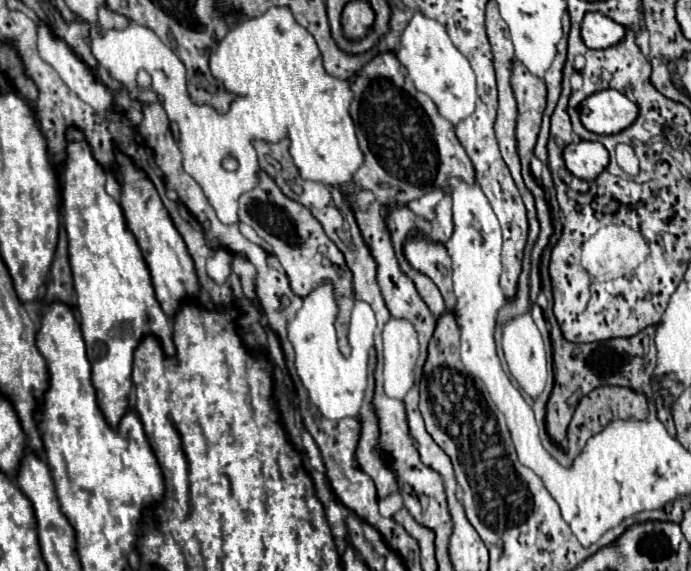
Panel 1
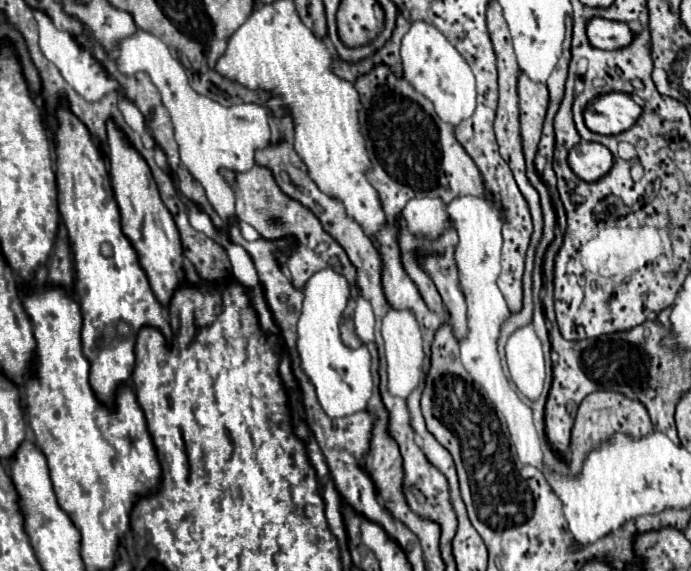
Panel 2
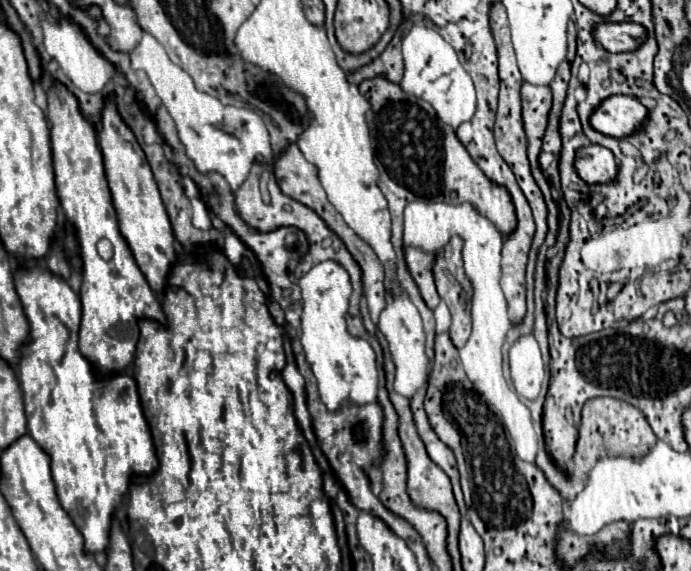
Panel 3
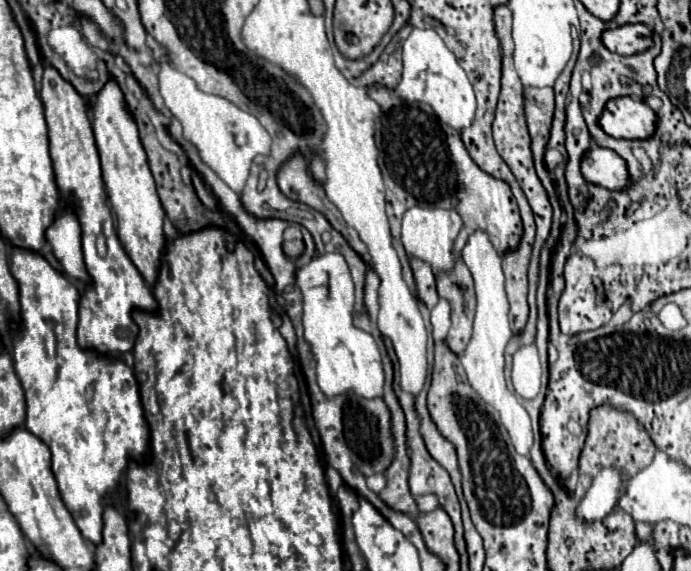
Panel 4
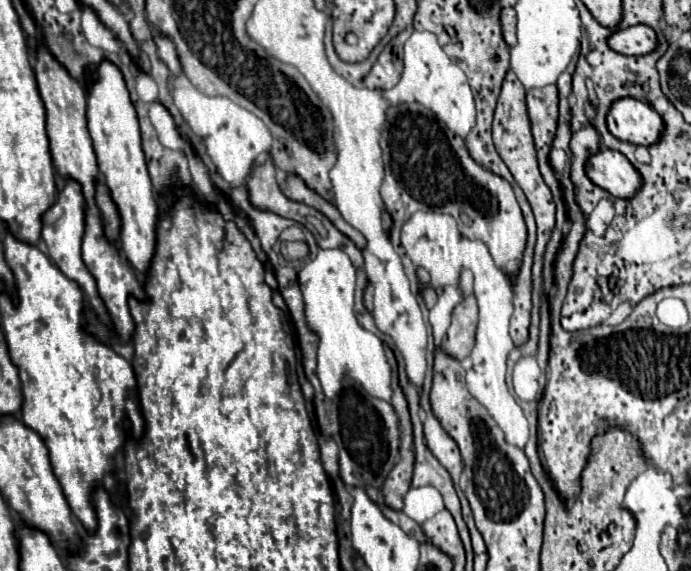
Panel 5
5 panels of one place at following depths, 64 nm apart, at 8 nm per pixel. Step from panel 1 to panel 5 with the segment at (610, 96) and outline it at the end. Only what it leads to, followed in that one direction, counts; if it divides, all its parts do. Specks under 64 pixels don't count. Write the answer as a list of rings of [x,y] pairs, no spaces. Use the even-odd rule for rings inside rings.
[[[620,98],[610,106],[606,126],[618,140],[650,146],[660,138],[664,128],[660,114],[636,98]]]

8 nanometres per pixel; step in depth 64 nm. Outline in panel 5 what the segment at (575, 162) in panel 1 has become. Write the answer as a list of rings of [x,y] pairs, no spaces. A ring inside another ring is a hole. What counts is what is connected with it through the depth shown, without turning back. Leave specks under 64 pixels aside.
[[[598,150],[586,162],[588,178],[616,198],[630,198],[640,188],[640,174],[616,150]]]

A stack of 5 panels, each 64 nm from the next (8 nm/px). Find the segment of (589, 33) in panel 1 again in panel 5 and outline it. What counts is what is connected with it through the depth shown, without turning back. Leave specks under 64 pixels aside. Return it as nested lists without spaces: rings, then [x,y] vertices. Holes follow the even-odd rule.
[[[636,24],[614,32],[608,38],[608,46],[618,54],[642,56],[656,48],[656,32],[646,24]]]

